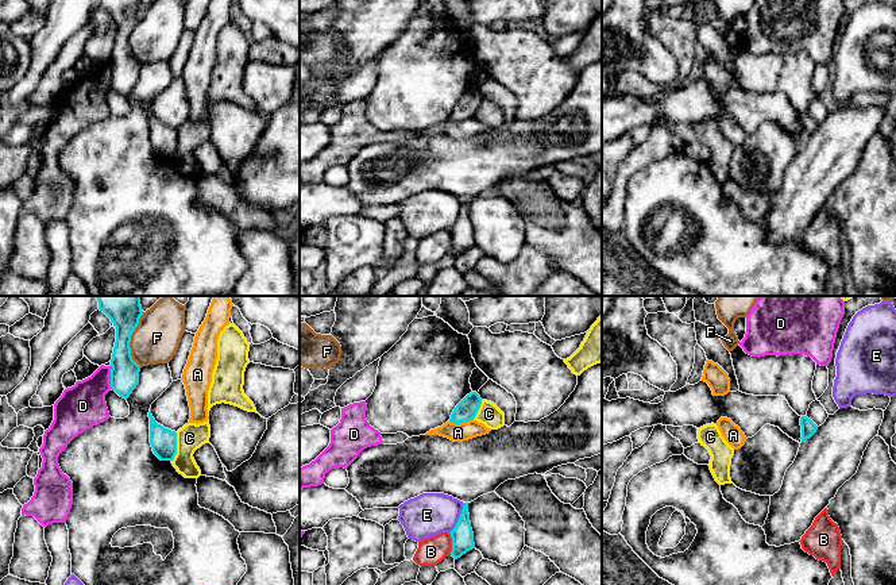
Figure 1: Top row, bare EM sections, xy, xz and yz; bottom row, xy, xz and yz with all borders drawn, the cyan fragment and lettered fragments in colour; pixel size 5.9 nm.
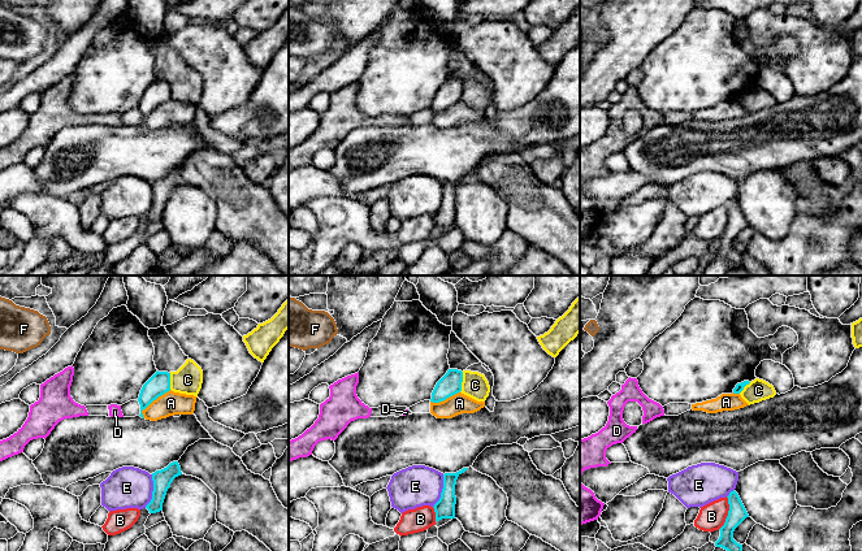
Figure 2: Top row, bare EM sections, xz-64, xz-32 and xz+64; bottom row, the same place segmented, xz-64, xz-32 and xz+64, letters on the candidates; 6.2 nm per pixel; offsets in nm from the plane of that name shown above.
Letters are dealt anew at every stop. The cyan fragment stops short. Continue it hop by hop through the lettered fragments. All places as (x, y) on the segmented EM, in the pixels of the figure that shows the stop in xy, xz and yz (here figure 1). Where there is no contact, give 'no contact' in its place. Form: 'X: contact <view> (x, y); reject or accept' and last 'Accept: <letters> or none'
A: contact xz (460, 422); reject
B: contact xz (452, 543); reject
C: contact xy (176, 447); reject
D: contact xy (111, 377); reject
E: contact xz (459, 518); reject
F: contact xy (130, 339); reject
Accept: none

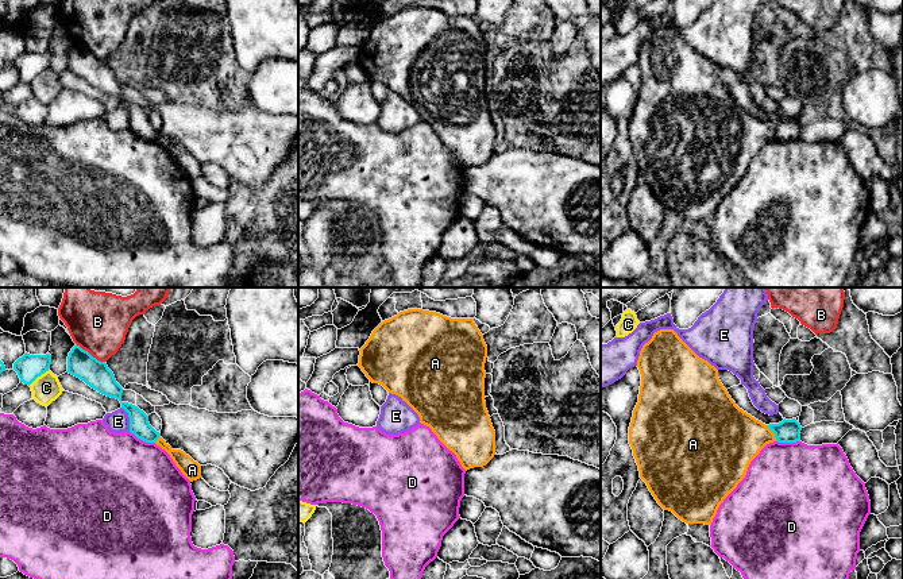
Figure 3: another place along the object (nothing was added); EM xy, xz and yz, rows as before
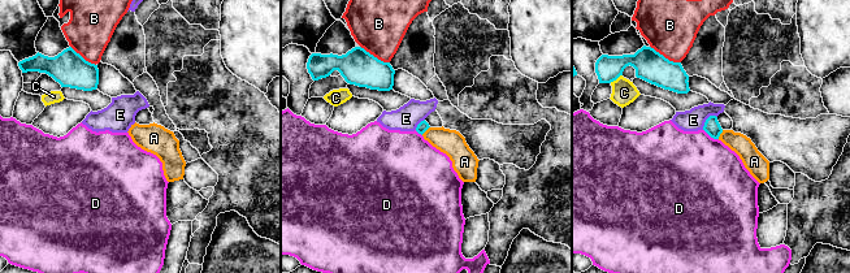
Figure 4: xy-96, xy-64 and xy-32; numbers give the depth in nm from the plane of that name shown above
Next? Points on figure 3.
A: contact yz (774, 432); reject
B: contact xy (89, 354); reject
C: contact xy (38, 375); reject
D: contact xy (142, 439); reject
E: contact xy (130, 419); reject
Accept: none

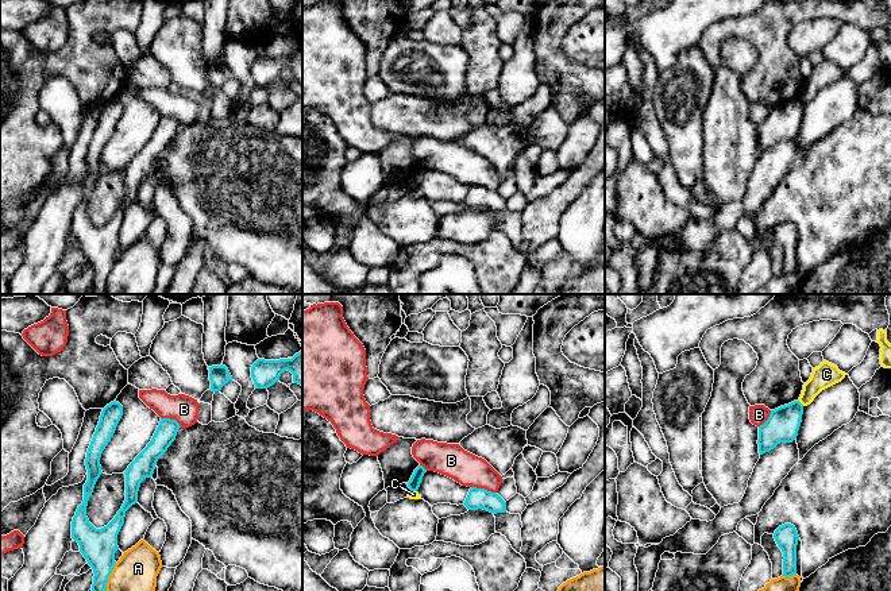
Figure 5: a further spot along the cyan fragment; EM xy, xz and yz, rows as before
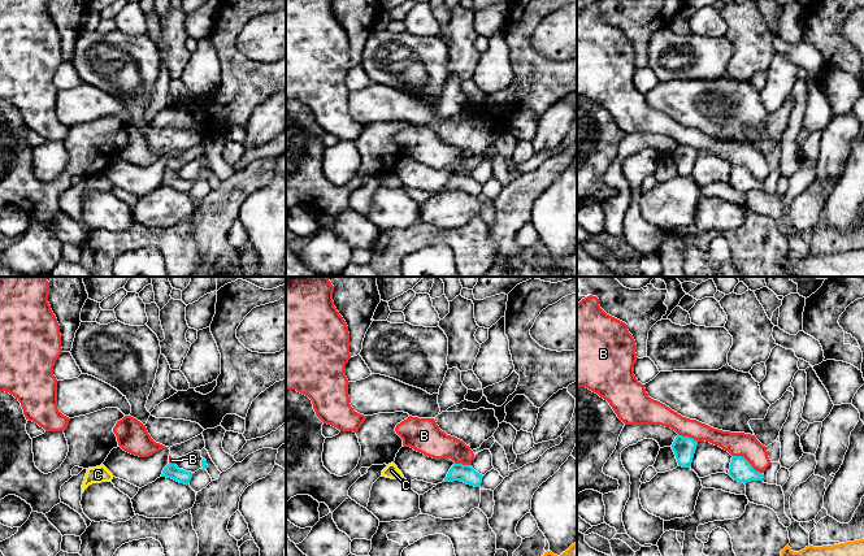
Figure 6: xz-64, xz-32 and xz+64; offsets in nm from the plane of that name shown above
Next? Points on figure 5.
A: contact xy (108, 576); reject
B: contact xz (483, 489); reject
C: contact yz (799, 402); reject
Accept: none

